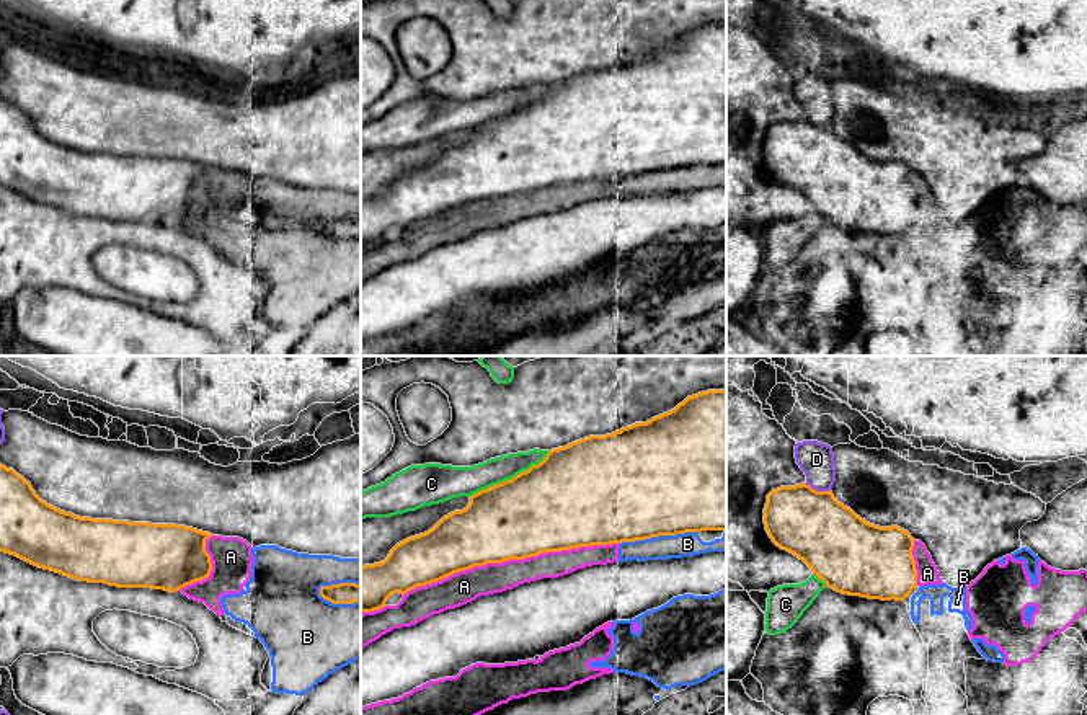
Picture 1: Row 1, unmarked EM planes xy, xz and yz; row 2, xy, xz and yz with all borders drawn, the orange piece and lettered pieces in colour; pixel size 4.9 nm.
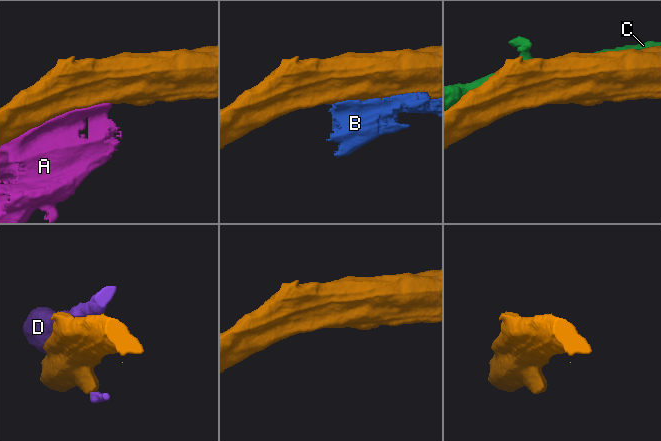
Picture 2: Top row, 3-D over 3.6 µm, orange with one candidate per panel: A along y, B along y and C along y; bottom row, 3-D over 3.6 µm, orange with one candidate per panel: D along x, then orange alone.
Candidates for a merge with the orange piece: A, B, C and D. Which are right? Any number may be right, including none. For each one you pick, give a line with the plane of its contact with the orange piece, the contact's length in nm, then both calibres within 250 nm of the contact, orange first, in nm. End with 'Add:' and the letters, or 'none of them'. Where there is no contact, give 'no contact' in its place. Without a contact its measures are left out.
Add: none of them

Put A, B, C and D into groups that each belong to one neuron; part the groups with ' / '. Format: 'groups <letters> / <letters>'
groups A B / C / D

